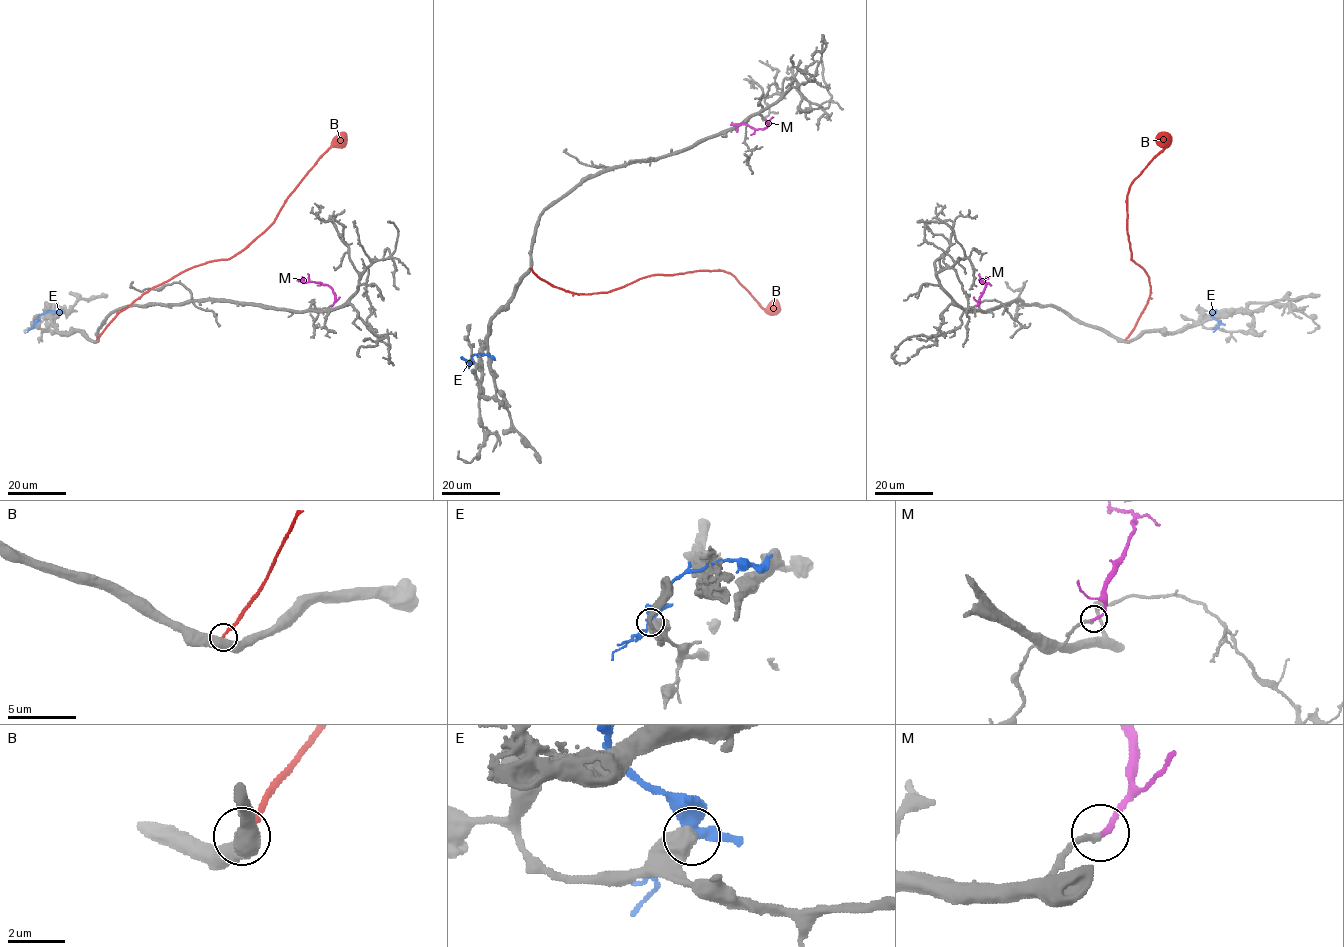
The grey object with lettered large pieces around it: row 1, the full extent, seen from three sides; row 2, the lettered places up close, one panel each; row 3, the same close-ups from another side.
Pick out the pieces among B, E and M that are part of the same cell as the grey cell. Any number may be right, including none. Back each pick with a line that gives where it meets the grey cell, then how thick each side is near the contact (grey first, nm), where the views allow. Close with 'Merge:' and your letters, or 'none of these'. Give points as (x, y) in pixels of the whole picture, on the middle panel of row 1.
M: meets grey at (765, 120); 240 nm thick on the grey side, 220 nm on the other
Merge: M

